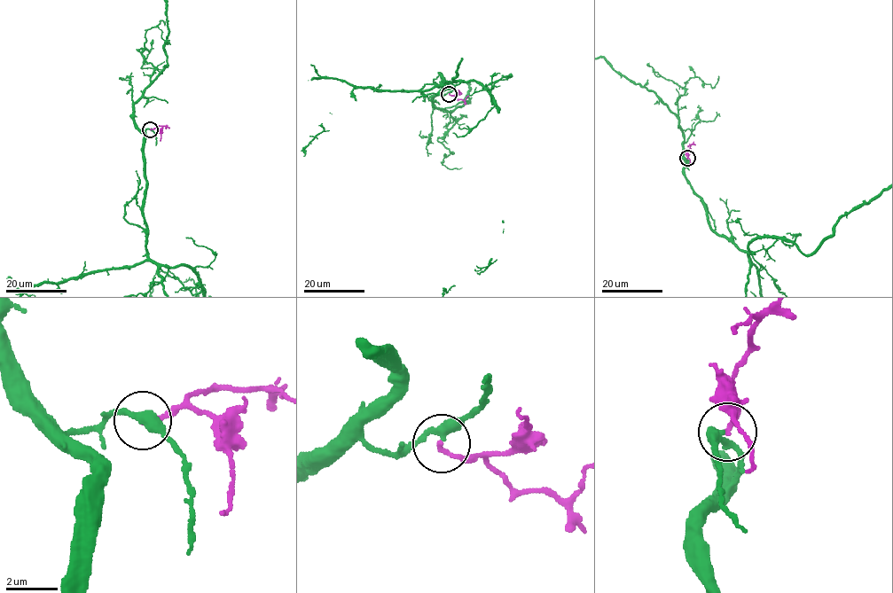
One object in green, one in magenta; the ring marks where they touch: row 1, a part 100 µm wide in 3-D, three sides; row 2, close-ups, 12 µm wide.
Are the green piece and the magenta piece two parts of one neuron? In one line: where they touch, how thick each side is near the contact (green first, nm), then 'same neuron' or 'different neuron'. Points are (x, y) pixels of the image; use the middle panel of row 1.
place (449, 94); calibres 340 and 160 nm; same neuron

